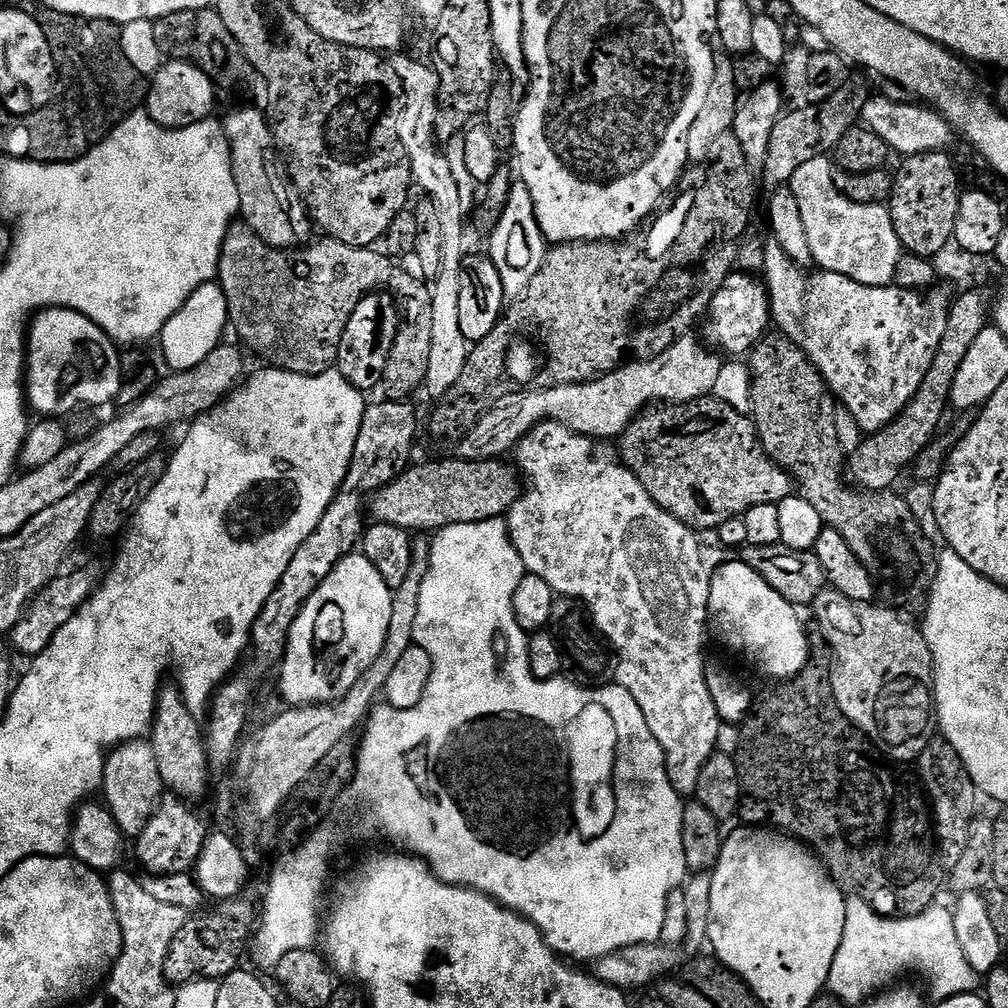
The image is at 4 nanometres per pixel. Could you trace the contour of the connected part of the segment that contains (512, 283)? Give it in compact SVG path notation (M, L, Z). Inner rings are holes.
M519 182L513 183L508 200L503 210L498 213L496 229L492 232L492 252L490 259L502 278L502 290L505 301L519 300L524 291L534 282L534 274L544 265L549 245L544 239L542 230L534 214L534 198L530 198L530 190Z

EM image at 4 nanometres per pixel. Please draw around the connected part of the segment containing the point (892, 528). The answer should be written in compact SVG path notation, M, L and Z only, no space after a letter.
M765 338L761 340L750 353L750 371L752 373L752 410L750 419L756 426L756 432L760 435L760 441L766 450L766 454L779 468L784 469L784 471L792 477L799 495L803 496L806 502L810 502L810 506L814 506L814 510L818 510L818 514L822 514L822 522L824 525L838 530L838 534L842 534L842 538L846 538L846 546L850 546L850 550L854 550L854 558L858 558L858 562L862 562L862 566L866 566L866 570L872 575L872 579L879 585L878 596L885 605L891 606L897 610L916 608L919 604L921 607L921 605L927 601L932 591L932 584L936 581L936 561L938 559L938 552L937 549L932 549L932 547L934 547L933 541L928 540L926 534L922 534L922 526L918 526L918 522L914 522L914 514L910 514L910 506L903 495L892 496L896 494L889 494L888 492L866 492L850 486L849 481L846 479L846 454L838 442L838 426L836 425L838 401L836 397L833 396L832 391L828 389L828 383L824 381L820 371L812 365L810 358L799 346L783 338L775 339L776 340Z

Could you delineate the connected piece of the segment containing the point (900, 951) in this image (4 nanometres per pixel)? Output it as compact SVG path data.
M849 897L842 942L828 975L829 993L844 1004L867 1001L906 970L923 972L931 980L930 994L938 1004L977 991L980 975L970 966L960 948L954 920L953 911L942 904L932 905L918 915L891 918L878 915L862 899Z

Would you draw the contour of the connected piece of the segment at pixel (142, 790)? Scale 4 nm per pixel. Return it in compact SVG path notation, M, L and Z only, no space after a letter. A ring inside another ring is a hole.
M147 739L132 740L109 752L104 763L102 796L125 837L135 838L146 830L146 824L160 807L165 792L162 774L158 772L158 758L154 758L154 750Z

